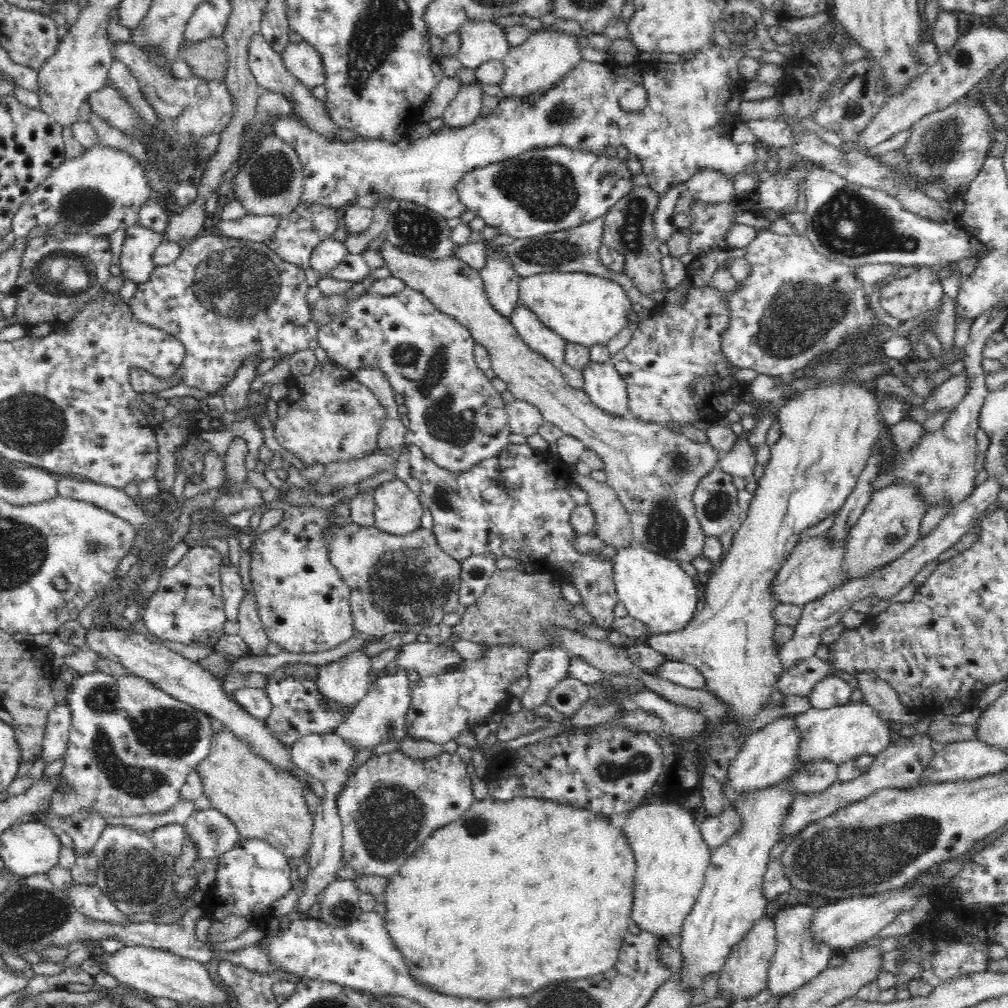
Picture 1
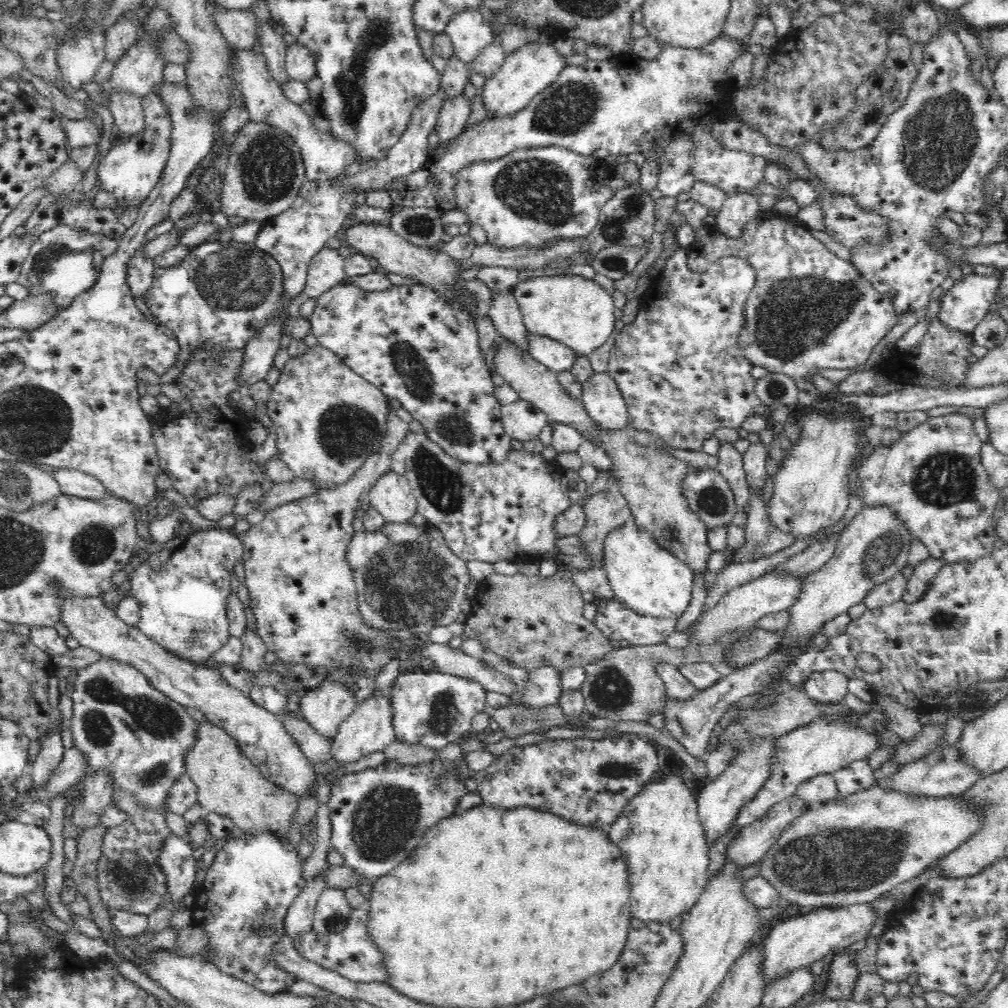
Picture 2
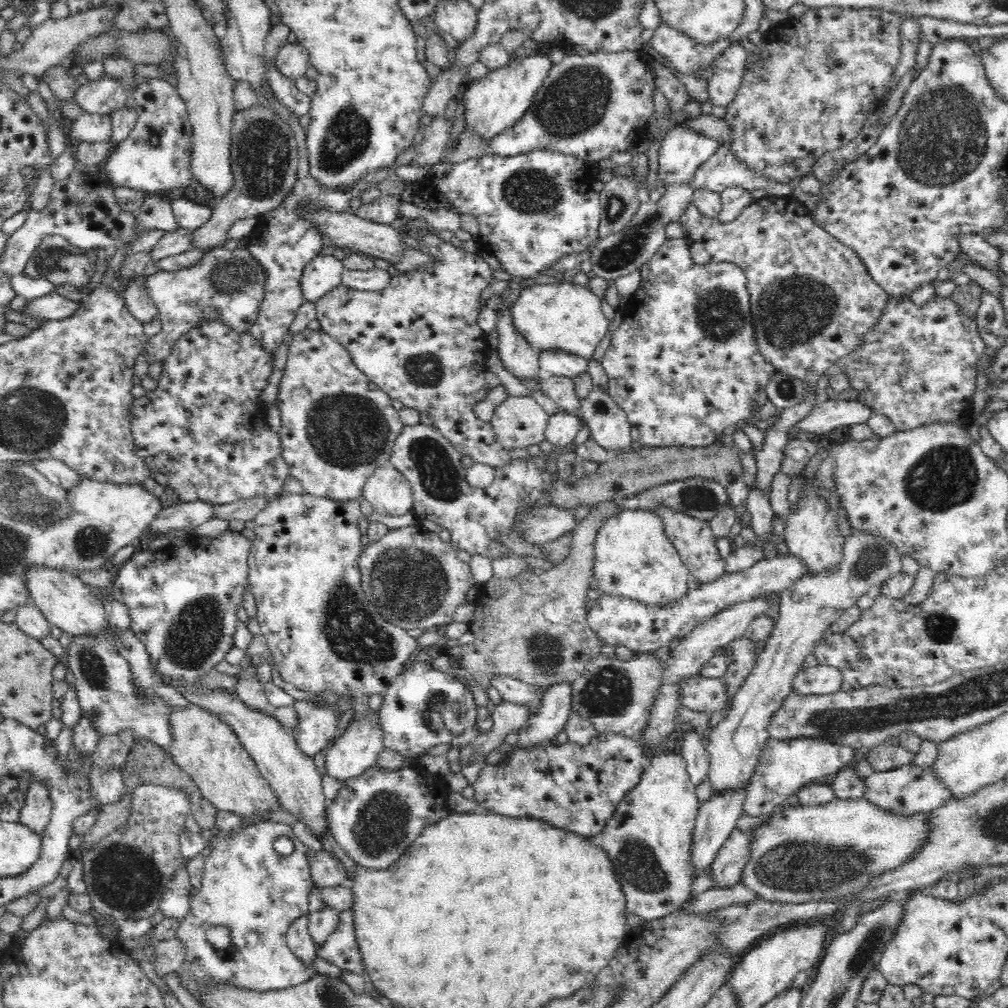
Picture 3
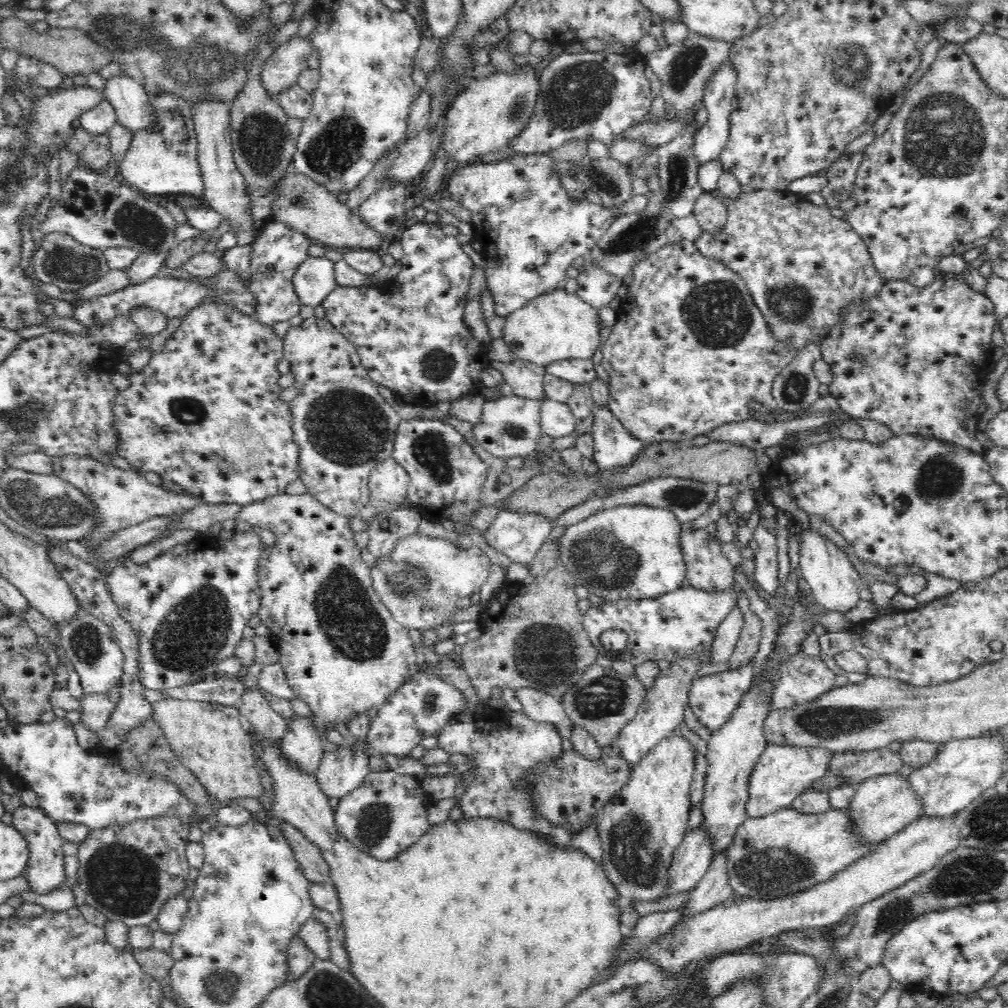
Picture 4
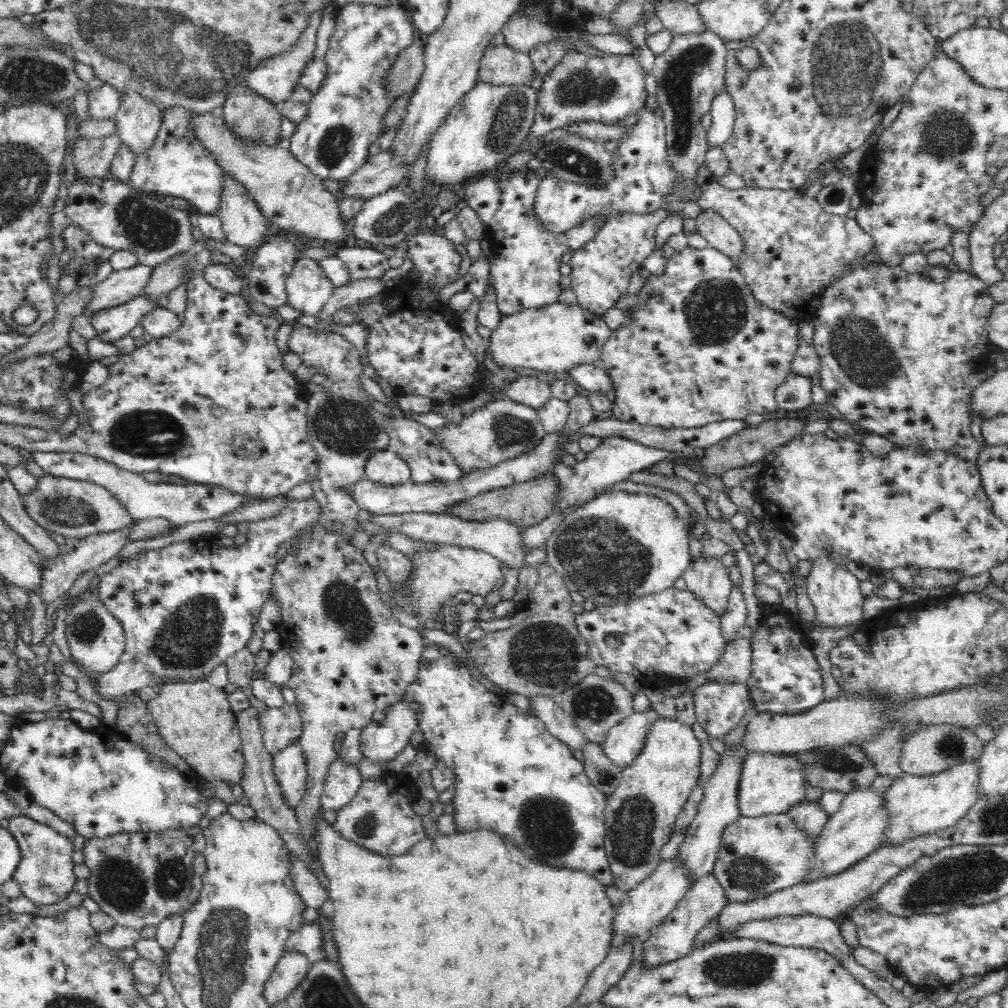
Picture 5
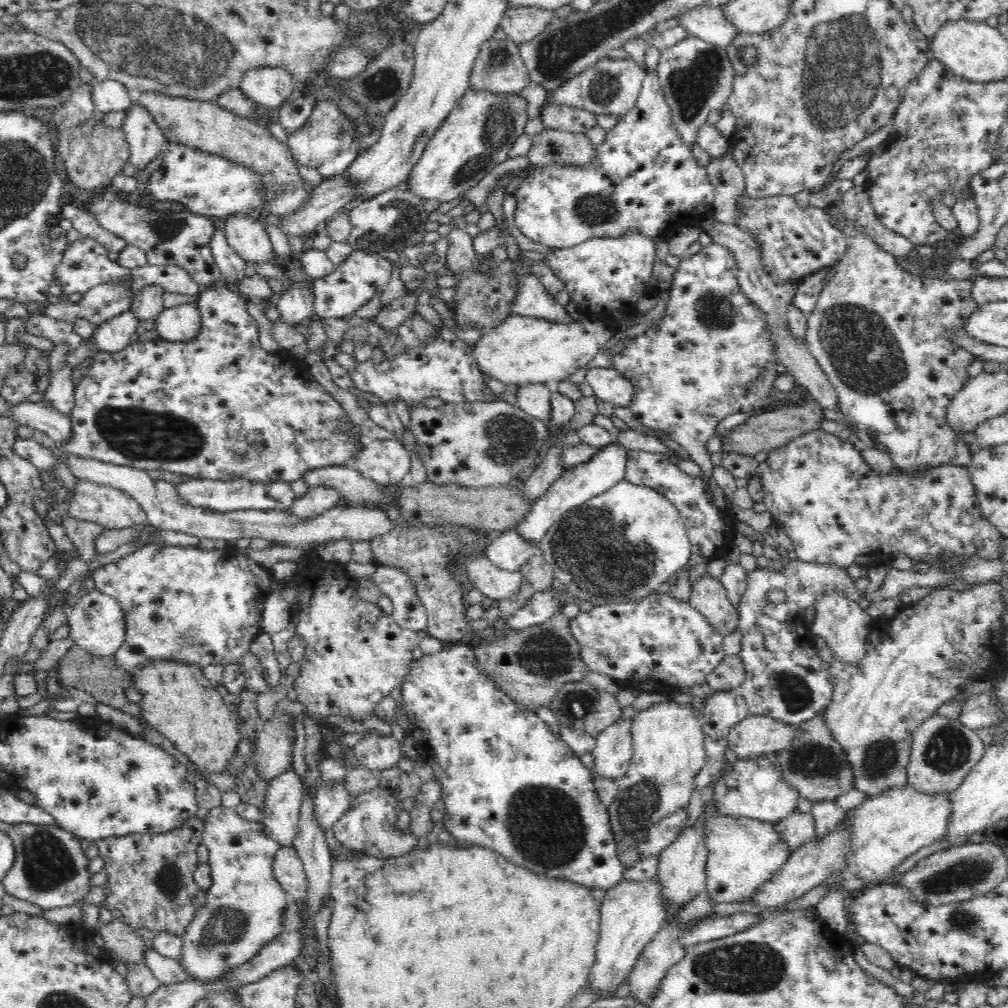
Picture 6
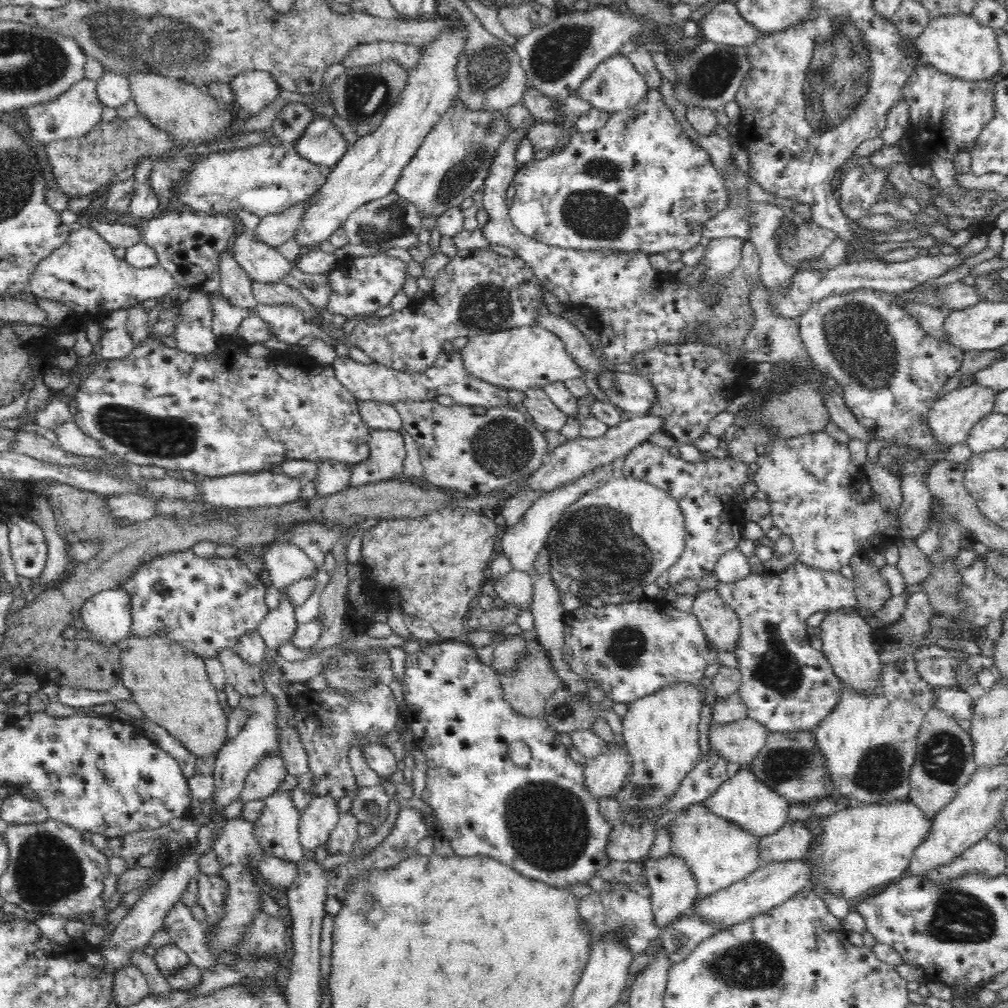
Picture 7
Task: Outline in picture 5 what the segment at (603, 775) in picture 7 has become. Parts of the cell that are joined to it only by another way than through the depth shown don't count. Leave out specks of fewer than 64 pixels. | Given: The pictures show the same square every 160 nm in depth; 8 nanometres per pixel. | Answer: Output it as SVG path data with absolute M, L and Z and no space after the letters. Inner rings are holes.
M646 709L644 712L635 711L632 716L626 717L611 728L601 742L604 756L624 770L640 754L649 725L660 716L660 711Z

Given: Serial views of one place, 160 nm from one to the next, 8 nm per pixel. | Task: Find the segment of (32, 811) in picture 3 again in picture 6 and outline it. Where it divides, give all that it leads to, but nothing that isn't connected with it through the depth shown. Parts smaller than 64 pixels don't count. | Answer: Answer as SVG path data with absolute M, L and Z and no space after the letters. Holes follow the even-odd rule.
M12 824L6 831L15 850L12 868L1 882L8 894L42 910L50 910L76 904L92 890L92 872L88 869L90 860L74 834L56 824Z

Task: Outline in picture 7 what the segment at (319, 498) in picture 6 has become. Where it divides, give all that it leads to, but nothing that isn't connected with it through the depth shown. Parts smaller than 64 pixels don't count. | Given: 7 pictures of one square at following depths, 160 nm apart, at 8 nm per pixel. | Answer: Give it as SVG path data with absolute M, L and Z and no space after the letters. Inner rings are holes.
M320 459L316 463L317 473L313 483L318 495L328 496L348 487L355 465L334 459Z

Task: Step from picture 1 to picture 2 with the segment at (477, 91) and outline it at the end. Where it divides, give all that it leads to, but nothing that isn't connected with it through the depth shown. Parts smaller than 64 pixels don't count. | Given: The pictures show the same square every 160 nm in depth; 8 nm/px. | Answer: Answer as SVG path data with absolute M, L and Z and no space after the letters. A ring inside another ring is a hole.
M464 94L456 99L449 99L444 104L435 126L438 146L446 145L460 137L466 130L470 114L470 101Z

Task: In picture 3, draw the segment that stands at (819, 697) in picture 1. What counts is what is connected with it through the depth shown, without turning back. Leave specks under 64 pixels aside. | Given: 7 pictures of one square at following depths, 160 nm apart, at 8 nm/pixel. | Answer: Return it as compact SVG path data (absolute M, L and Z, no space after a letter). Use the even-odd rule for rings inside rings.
M832 666L801 668L792 681L792 694L797 696L824 695L838 692L843 684L842 673Z

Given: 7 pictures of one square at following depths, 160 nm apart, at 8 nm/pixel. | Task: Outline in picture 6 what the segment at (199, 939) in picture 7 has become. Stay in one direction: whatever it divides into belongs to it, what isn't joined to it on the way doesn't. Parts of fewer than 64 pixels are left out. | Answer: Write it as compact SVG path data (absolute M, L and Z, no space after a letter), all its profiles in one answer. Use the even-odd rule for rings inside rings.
M196 816L188 819L182 827L161 834L133 834L92 842L97 846L99 856L104 860L103 869L108 874L106 886L110 893L105 902L113 918L120 919L135 929L145 927L157 933L167 932L184 939L188 926L192 924L199 910L192 896L199 887L194 875L200 863L197 852L198 846L203 844L204 830L204 820Z

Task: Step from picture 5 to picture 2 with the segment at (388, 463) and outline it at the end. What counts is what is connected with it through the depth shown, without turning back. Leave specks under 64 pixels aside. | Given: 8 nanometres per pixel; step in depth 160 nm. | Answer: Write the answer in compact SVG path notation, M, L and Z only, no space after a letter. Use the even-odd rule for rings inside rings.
M386 471L372 487L367 501L371 508L378 511L387 523L406 523L417 512L417 500L405 476L394 471Z

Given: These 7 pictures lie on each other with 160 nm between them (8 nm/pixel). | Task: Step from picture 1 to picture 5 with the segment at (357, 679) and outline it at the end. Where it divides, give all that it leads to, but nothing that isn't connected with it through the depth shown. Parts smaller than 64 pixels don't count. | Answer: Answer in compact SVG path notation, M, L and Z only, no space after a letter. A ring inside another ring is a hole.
M298 742L286 746L273 756L273 769L284 802L292 809L297 807L306 790L306 763Z

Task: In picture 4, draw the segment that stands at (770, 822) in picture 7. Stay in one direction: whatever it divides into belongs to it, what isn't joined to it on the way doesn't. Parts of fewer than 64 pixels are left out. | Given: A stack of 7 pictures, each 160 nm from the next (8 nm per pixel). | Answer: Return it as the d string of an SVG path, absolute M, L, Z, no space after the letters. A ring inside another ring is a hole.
M767 744L750 773L747 816L756 818L789 808L800 794L811 790L812 783L826 774L831 754L832 752L823 748L781 747Z

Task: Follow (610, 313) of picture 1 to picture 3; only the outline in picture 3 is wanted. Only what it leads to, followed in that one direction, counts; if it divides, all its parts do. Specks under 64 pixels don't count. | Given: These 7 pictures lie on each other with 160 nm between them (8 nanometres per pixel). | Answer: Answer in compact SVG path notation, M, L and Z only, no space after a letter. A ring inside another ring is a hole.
M565 281L556 284L537 284L524 288L509 313L515 331L523 338L528 347L538 354L561 351L568 355L582 356L590 360L598 342L608 331L609 320L604 317L599 298L594 296L588 287Z

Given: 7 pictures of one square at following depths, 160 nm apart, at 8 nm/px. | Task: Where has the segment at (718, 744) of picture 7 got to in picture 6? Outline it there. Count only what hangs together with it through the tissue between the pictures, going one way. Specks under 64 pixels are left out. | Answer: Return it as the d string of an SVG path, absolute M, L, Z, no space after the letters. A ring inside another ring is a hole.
M751 715L730 729L727 747L740 760L760 755L773 756L790 744L798 727L782 724L769 716Z

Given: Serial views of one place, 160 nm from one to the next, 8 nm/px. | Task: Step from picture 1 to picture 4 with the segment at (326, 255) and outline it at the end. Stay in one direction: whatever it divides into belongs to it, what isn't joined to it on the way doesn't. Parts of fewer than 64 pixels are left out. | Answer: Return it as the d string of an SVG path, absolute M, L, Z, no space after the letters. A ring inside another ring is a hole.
M306 257L294 271L292 284L301 305L322 305L324 299L338 288L334 262L327 257Z

